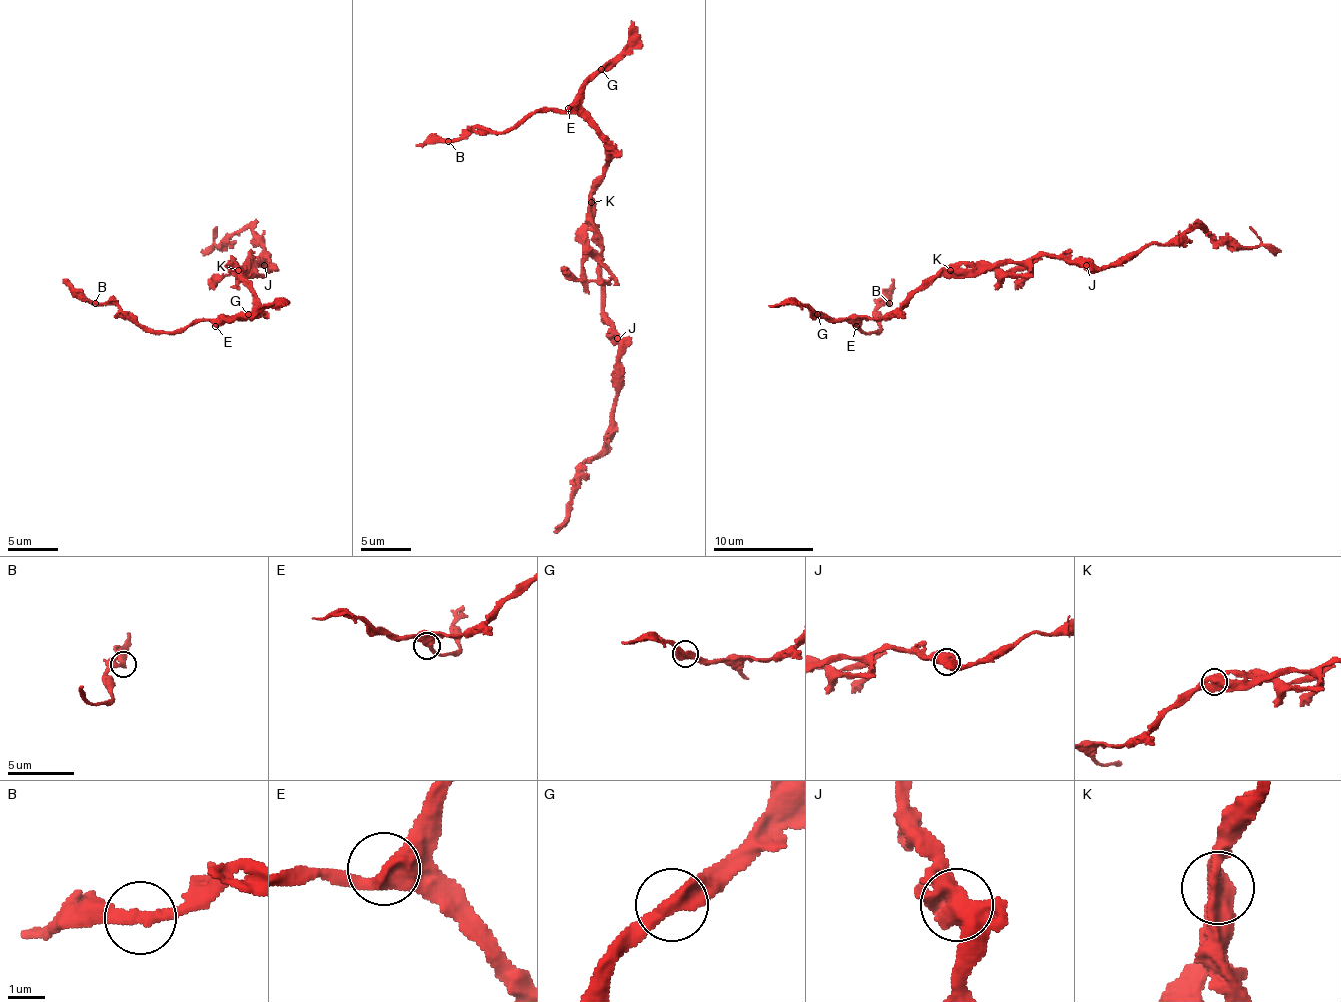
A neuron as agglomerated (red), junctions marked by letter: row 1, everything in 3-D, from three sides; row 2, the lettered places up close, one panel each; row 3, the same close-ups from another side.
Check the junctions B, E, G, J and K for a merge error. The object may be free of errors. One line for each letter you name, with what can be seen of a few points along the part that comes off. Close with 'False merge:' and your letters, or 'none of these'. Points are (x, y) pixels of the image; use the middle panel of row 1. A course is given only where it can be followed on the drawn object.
K: (590, 203), (588, 250), (583, 255), (585, 293)
False merge: K

